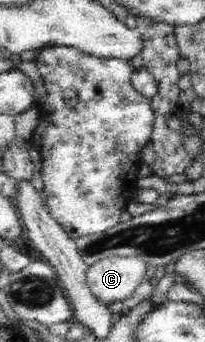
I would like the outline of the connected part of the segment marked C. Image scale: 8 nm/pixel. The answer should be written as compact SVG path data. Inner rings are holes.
M109 256L101 258L96 264L89 266L85 274L85 283L96 302L106 308L114 301L124 302L135 295L135 289L144 281L146 263L136 256Z

